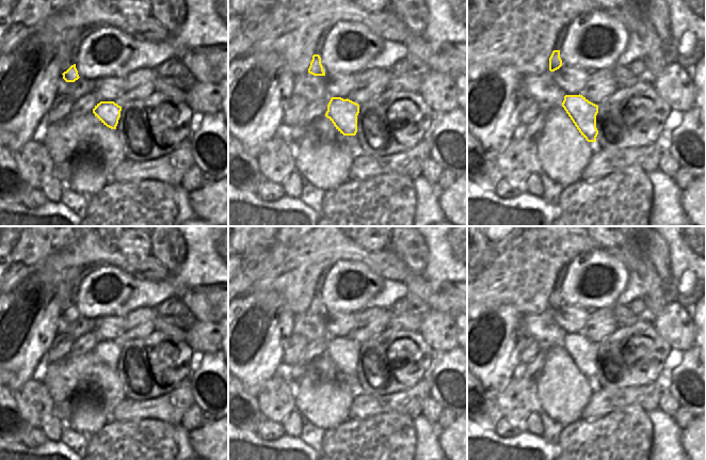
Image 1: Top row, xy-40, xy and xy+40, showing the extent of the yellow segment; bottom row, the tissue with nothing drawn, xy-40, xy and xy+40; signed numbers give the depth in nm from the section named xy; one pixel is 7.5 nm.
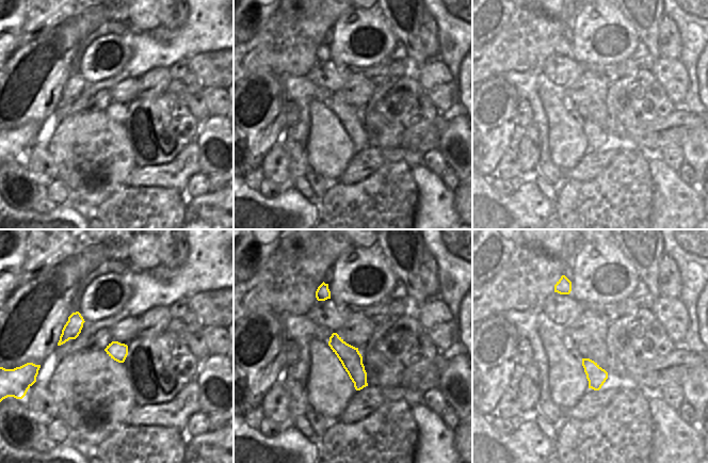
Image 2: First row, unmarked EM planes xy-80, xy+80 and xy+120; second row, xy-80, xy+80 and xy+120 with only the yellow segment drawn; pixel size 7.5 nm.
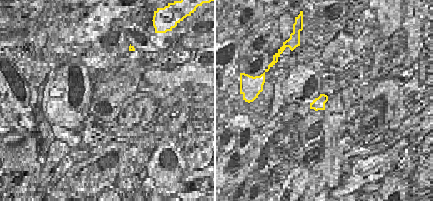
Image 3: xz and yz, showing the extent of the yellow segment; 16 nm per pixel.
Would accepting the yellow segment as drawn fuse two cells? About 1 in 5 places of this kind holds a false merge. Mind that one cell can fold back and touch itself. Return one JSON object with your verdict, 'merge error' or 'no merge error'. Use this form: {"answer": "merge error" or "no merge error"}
{"answer": "no merge error"}

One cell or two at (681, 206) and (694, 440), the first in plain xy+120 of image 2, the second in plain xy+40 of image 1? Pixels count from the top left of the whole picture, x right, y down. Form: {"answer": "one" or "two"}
{"answer": "two"}

